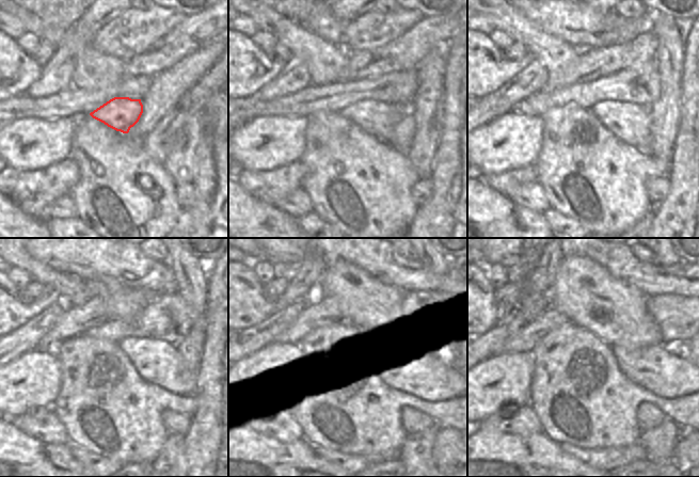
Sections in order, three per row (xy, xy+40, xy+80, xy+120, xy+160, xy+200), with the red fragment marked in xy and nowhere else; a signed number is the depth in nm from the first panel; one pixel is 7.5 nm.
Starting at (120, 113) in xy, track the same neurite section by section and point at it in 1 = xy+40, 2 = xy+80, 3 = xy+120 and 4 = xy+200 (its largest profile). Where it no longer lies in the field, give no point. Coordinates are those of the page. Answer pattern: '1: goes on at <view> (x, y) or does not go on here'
1: goes on at xy+40 (379, 118)
2: goes on at xy+80 (631, 123)
3: goes on at xy+120 (159, 362)
4: goes on at xy+200 (667, 372)

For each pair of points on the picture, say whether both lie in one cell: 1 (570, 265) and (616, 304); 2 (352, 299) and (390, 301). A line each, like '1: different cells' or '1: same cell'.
1: same cell
2: same cell

